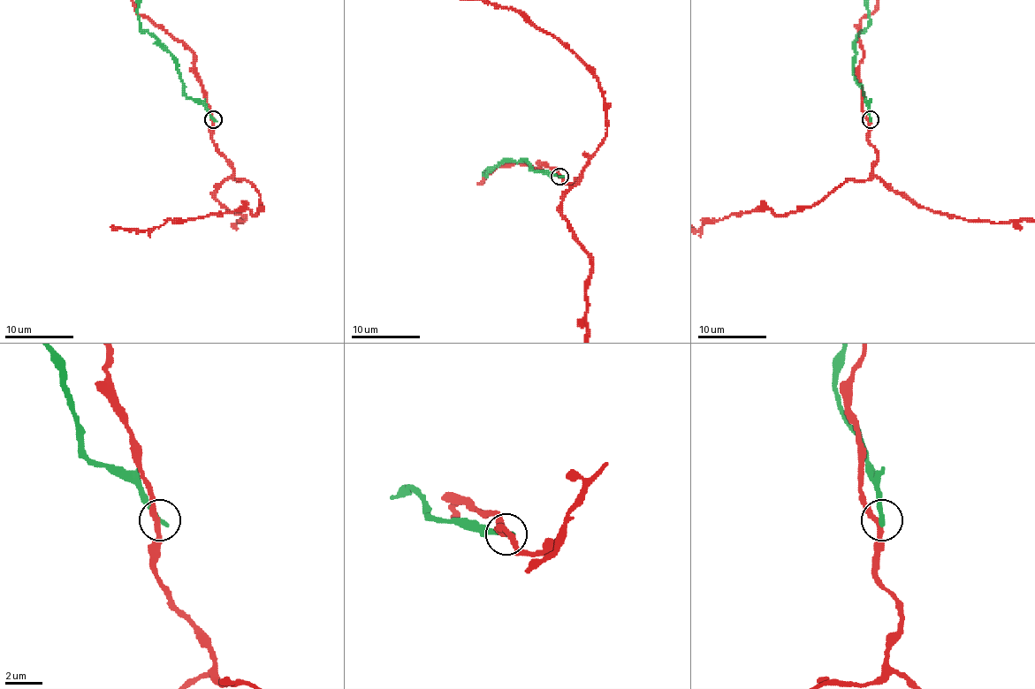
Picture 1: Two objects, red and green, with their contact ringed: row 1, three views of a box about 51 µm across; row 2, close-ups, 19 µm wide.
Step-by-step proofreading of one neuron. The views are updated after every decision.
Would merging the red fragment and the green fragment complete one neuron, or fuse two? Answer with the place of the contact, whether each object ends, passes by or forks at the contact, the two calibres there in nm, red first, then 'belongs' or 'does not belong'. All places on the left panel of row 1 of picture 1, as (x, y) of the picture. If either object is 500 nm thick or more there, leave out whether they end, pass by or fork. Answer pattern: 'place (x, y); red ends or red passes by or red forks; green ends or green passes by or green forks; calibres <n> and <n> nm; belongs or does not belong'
place (213, 119); red passes by; green ends; calibres 280 and 280 nm; does not belong

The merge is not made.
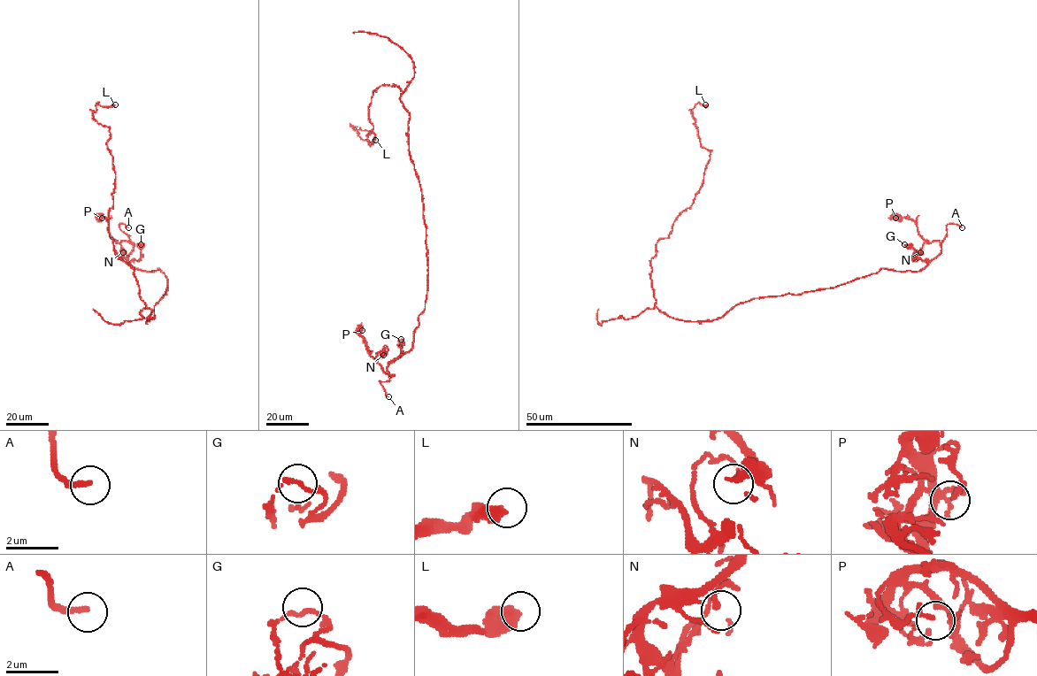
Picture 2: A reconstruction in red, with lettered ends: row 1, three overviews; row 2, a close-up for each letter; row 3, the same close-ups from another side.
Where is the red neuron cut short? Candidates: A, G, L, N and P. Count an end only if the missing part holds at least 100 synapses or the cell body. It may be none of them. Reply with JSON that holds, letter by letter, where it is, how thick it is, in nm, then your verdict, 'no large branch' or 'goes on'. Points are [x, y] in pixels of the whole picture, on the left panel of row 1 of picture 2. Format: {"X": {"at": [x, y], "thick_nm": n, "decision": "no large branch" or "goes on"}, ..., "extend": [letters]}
{"A": {"at": [128, 227], "thick_nm": 200, "decision": "goes on"}, "G": {"at": [141, 244], "thick_nm": 130, "decision": "no large branch"}, "L": {"at": [115, 104], "thick_nm": 600, "decision": "no large branch"}, "N": {"at": [123, 252], "thick_nm": 130, "decision": "no large branch"}, "P": {"at": [102, 218], "thick_nm": 180, "decision": "no large branch"}, "extend": ["A"]}

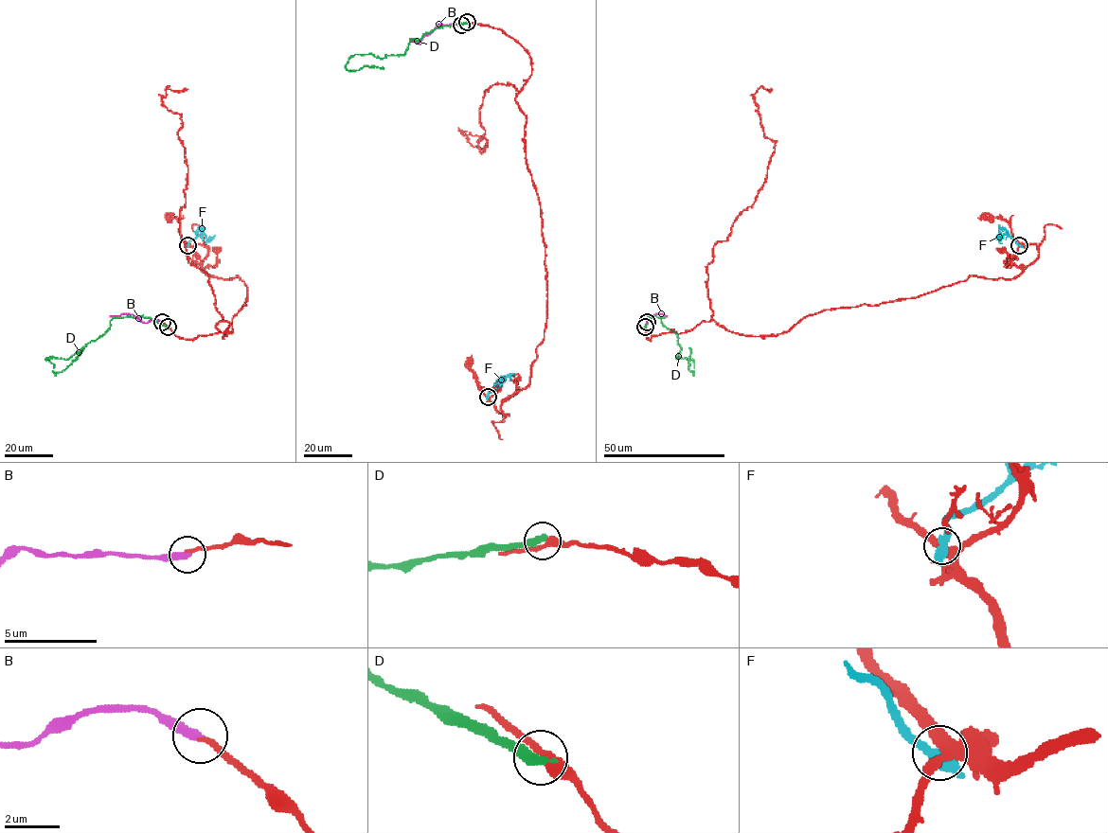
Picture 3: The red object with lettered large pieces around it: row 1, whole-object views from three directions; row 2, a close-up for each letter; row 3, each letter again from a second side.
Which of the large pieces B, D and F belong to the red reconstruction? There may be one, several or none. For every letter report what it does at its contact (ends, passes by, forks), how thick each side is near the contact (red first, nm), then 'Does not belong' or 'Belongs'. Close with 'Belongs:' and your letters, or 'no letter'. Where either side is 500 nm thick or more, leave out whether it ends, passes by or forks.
B: It ends there. Thickness 200 nm (red) against 360 nm. Belongs
D: It ends there. Thickness 360 nm (red) against 400 nm. Does not belong
F: Thickness 320 nm (red) against 650 nm. Does not belong
Belongs: B

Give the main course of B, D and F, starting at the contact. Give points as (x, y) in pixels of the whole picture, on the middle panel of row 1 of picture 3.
B: (461, 25), (439, 24), (419, 43), (409, 42)
D: (467, 23), (440, 26), (419, 40), (409, 39), (403, 54), (384, 58), (354, 54), (346, 68), (384, 67)
F: (487, 397), (506, 377), (509, 381)

